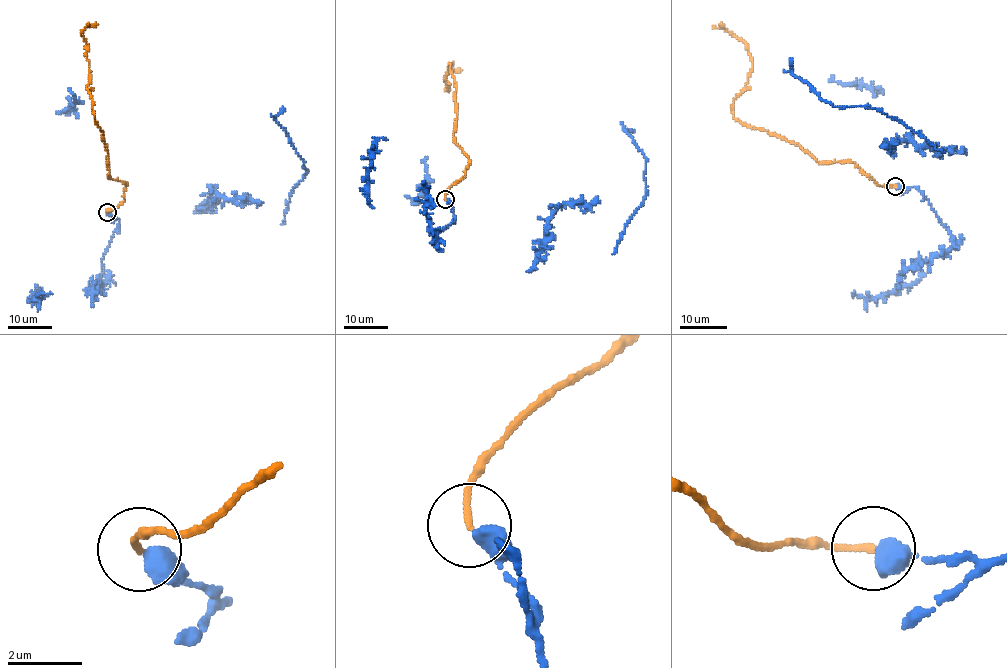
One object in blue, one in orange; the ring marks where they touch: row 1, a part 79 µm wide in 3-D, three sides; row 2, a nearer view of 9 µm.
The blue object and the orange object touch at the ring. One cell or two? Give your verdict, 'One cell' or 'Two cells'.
One cell

